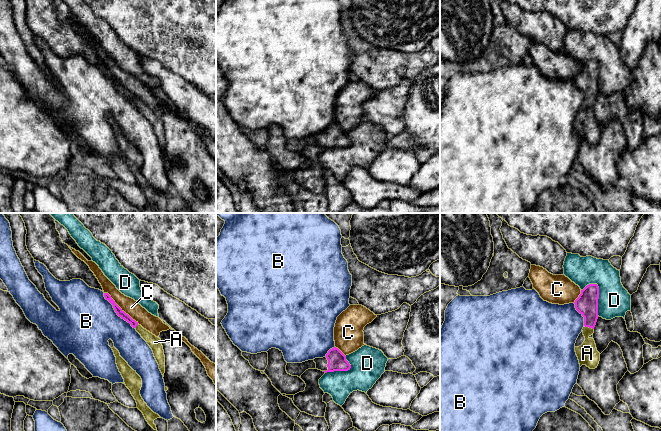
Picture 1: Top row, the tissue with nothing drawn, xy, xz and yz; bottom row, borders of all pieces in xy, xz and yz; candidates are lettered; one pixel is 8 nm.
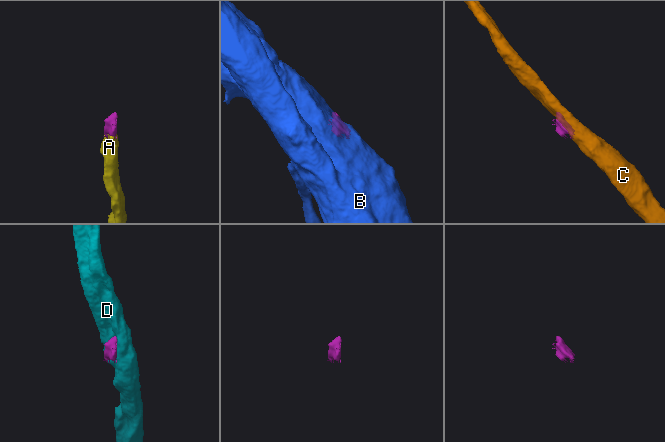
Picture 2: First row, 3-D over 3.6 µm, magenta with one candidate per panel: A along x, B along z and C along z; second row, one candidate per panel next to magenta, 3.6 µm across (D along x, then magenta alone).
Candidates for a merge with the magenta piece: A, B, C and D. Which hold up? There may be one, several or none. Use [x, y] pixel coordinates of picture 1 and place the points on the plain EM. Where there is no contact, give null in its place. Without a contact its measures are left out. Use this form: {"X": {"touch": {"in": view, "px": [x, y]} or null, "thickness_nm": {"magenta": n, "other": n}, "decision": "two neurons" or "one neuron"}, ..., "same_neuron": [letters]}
{"A": {"touch": {"in": "yz", "px": [589, 103]}, "thickness_nm": {"magenta": 180, "other": 170}, "decision": "one neuron"}, "B": {"touch": {"in": "xy", "px": [115, 87]}, "thickness_nm": {"magenta": 60, "other": 460}, "decision": "two neurons"}, "C": {"touch": {"in": "xy", "px": [120, 84]}, "thickness_nm": {"magenta": 60, "other": 130}, "decision": "two neurons"}, "D": {"touch": {"in": "yz", "px": [598, 72]}, "thickness_nm": {"magenta": 180, "other": 260}, "decision": "two neurons"}, "same_neuron": ["A"]}

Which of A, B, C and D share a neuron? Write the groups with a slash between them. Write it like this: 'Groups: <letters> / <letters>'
Groups: A / B / C / D

